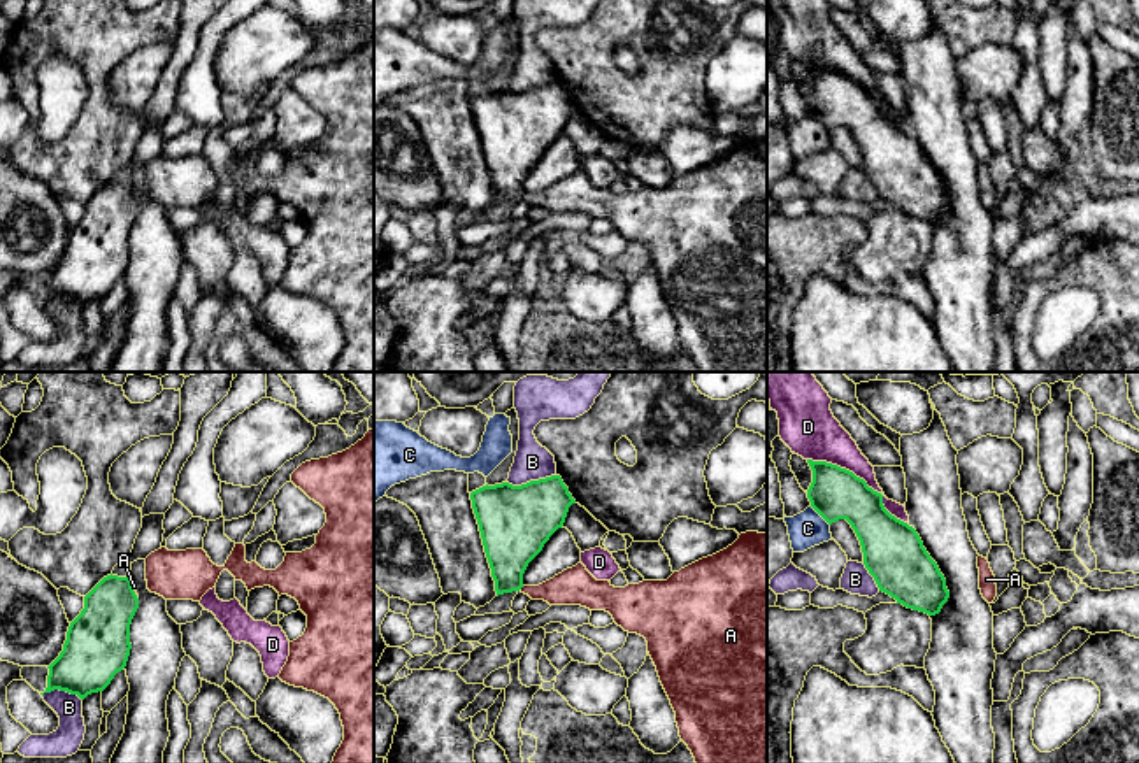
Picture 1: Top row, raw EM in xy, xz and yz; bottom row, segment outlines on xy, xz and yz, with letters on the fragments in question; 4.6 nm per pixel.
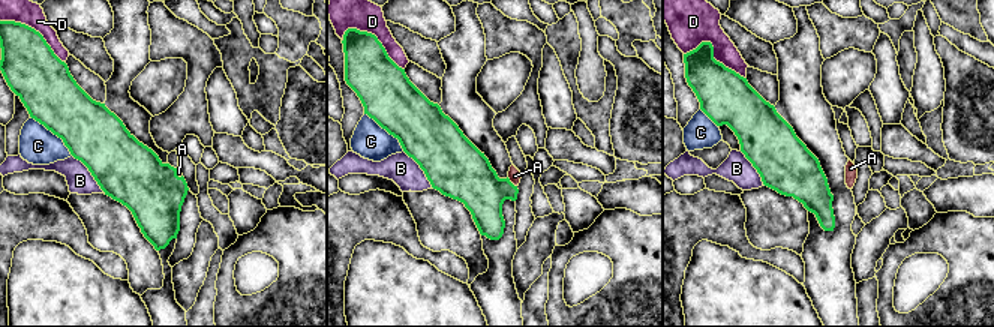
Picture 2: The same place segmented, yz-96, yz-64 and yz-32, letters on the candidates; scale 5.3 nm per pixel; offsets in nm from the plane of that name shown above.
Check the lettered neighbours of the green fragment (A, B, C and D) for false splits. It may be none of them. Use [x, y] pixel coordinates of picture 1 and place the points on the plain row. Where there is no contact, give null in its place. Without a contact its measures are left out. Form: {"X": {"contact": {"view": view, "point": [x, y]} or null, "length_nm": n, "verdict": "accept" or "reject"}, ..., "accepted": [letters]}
{"A": {"contact": {"view": "xz", "point": [520, 195]}, "length_nm": 40, "verdict": "accept"}, "B": {"contact": {"view": "xz", "point": [530, 88]}, "length_nm": 220, "verdict": "reject"}, "C": {"contact": {"view": "yz", "point": [820, 121]}, "length_nm": 130, "verdict": "reject"}, "D": {"contact": {"view": "yz", "point": [862, 86]}, "length_nm": 550, "verdict": "reject"}, "accepted": ["A"]}

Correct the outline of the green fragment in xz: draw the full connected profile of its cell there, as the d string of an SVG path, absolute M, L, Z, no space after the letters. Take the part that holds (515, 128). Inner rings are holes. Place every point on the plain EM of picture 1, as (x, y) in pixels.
M551 82L521 93L486 91L472 98L470 107L497 203L521 198L549 212L581 212L609 219L625 239L646 246L648 260L676 319L679 344L697 372L767 372L767 140L741 140L727 156L674 179L667 188L642 188L614 195L609 188L597 188L579 168L539 193L525 193L523 181L528 170L563 133L569 114L576 111L569 95L560 82Z

